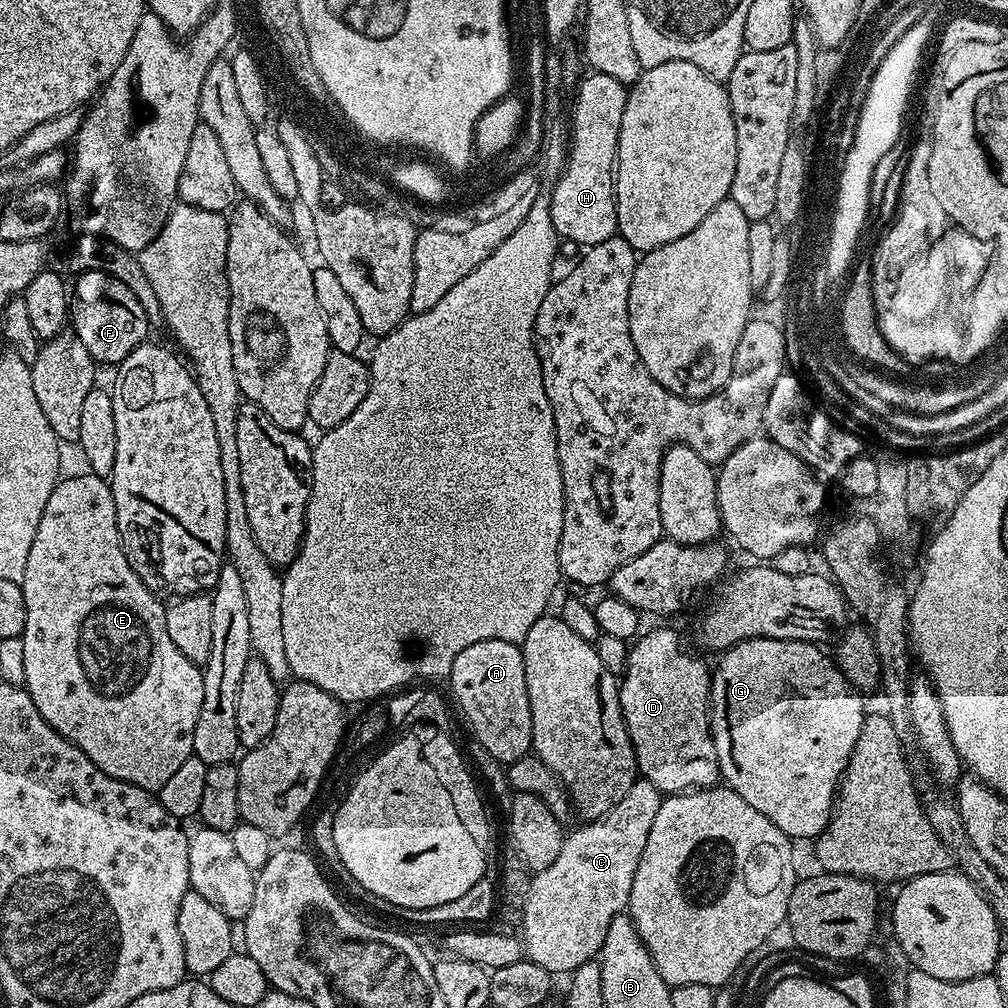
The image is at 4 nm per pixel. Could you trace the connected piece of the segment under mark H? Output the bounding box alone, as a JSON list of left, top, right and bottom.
[550,71,628,246]

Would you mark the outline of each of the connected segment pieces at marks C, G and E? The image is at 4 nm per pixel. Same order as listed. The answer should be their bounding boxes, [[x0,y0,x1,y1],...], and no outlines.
[[518,778,662,974],[710,640,866,842],[19,474,204,790]]

